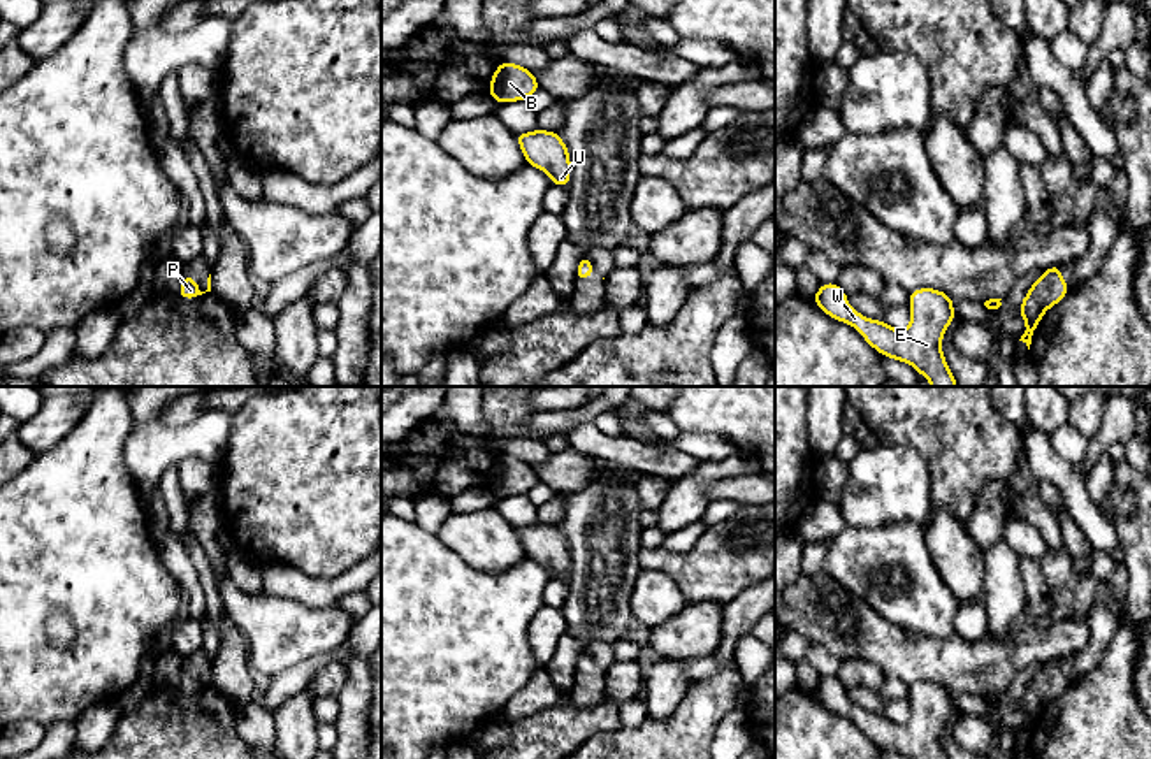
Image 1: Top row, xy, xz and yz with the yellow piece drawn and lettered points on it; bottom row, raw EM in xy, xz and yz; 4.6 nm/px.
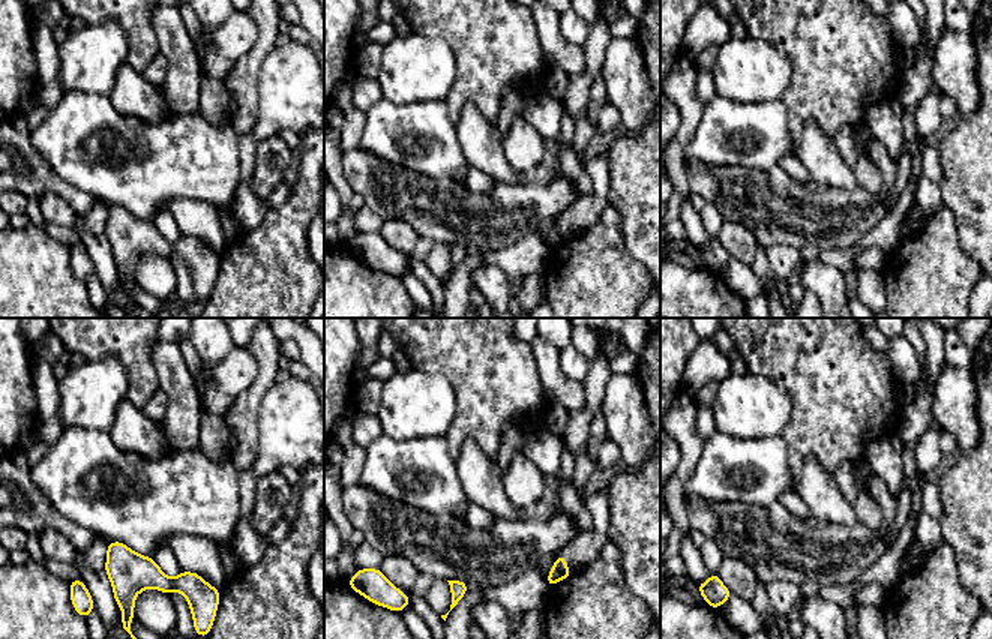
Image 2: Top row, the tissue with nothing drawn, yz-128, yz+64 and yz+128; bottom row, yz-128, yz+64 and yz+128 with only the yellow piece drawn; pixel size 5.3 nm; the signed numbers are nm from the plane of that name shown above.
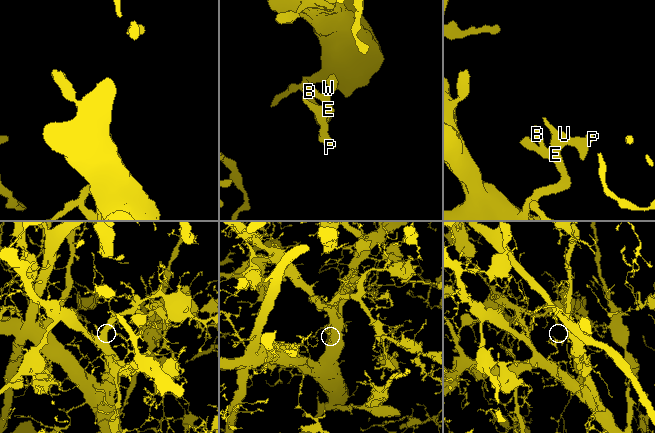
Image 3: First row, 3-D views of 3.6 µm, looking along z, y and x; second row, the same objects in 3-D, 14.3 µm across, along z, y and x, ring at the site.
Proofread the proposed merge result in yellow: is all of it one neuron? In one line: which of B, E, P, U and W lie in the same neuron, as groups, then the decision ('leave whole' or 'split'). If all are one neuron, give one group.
groups B E P U W; leave whole

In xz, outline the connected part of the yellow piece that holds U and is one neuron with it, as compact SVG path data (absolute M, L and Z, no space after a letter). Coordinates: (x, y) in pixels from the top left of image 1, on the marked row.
M538 128L515 137L527 165L545 170L552 184L569 186L571 160L559 134Z

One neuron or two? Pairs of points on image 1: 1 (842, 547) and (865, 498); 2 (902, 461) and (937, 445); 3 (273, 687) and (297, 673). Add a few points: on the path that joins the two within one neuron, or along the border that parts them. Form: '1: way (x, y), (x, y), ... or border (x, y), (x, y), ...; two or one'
1: border (891, 522), (872, 527), (846, 526); two
2: border (881, 443), (911, 445), (926, 462), (930, 492); two
3: way (278, 687), (292, 679); one

